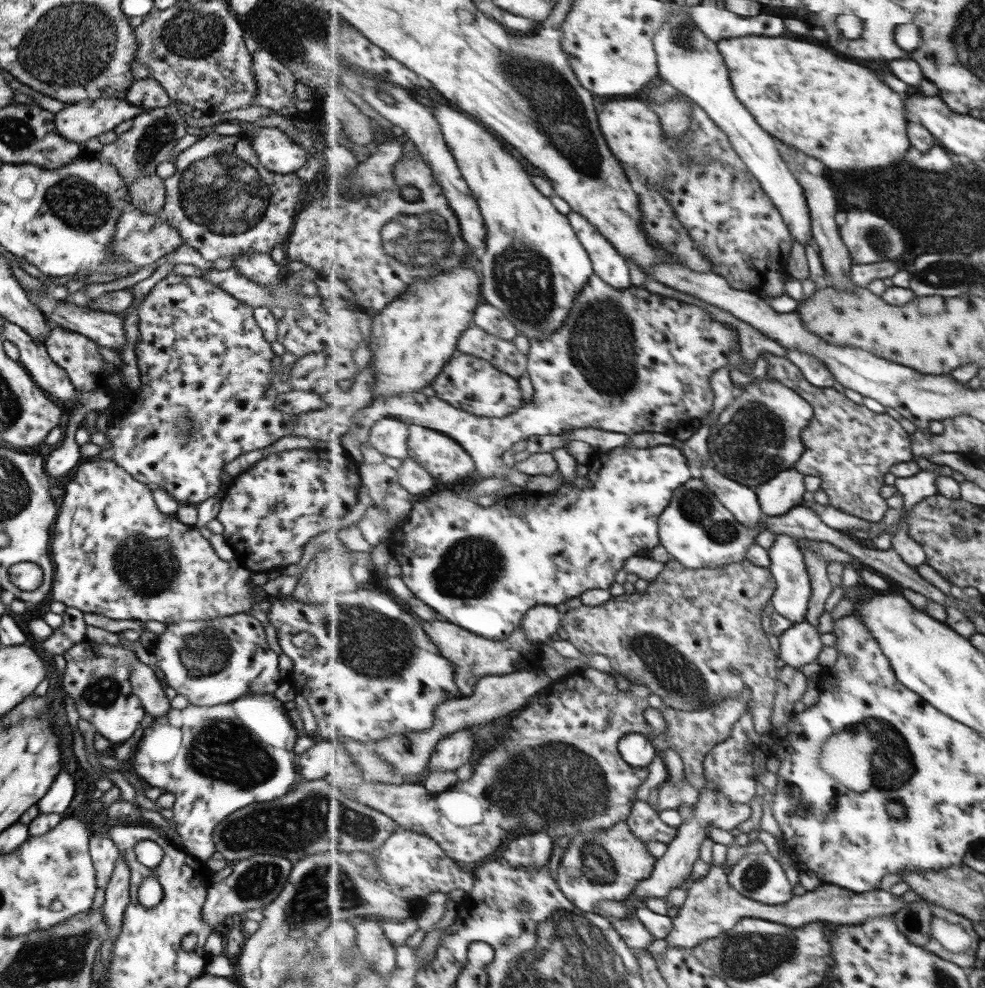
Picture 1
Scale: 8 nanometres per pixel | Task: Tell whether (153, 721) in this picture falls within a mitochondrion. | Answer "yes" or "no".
no

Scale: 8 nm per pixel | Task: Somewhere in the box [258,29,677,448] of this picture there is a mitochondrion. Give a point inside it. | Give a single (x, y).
(550, 98)

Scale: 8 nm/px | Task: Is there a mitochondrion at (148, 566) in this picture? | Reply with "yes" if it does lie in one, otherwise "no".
yes

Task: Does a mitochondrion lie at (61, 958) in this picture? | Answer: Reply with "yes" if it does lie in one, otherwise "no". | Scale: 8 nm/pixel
yes

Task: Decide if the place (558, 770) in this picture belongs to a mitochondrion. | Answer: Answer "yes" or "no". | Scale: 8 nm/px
yes

